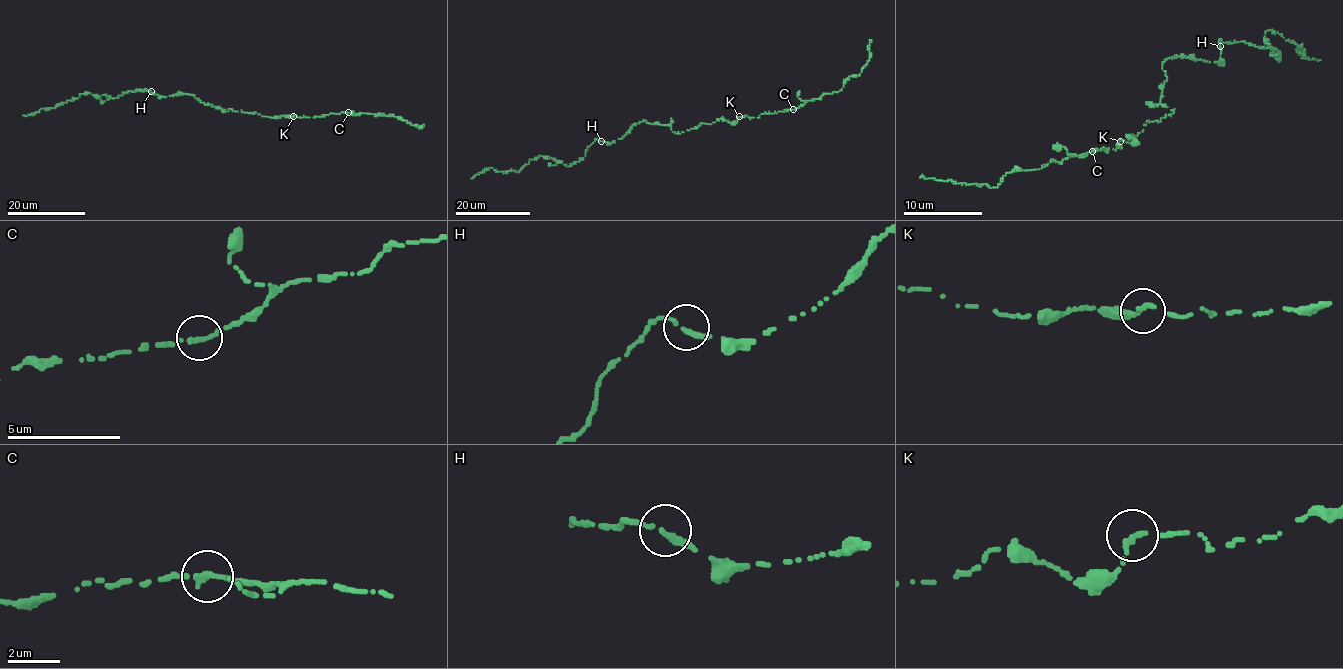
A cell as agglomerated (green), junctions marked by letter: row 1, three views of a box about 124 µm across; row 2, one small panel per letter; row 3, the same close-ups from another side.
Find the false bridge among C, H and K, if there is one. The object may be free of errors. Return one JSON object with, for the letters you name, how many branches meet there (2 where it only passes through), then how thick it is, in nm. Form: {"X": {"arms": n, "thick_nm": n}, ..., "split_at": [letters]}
{"split_at": []}

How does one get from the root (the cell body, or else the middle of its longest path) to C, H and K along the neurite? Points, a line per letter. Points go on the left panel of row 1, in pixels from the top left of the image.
C: (234, 110), (271, 118), (315, 117), (349, 112)
H: (234, 110), (206, 105), (192, 94), (165, 96), (151, 91)
K: (234, 110), (271, 118), (293, 116)

